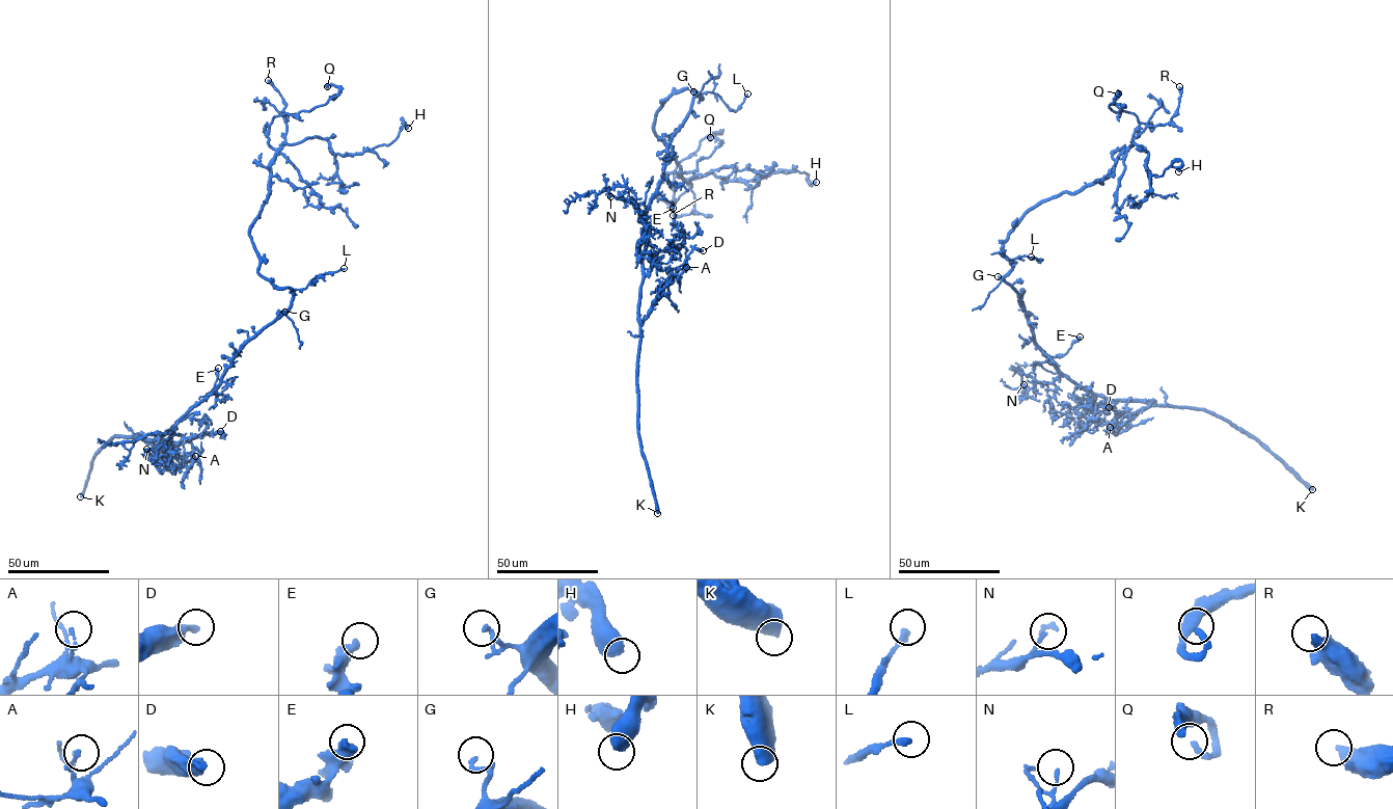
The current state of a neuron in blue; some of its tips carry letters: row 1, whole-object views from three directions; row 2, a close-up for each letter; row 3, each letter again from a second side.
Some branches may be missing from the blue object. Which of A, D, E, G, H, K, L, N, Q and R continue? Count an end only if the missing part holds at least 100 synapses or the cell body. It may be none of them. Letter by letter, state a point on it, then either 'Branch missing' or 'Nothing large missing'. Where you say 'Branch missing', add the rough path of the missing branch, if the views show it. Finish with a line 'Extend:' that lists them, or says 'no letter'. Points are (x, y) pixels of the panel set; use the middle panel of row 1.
A: Place: (686, 267). Nothing large missing
D: Place: (703, 250). Nothing large missing
E: Place: (673, 208). Nothing large missing
G: Place: (693, 91). Nothing large missing
H: Place: (816, 182). Nothing large missing
K: Place: (657, 513). Branch missing
L: Place: (747, 93). Nothing large missing
N: Place: (610, 196). Nothing large missing
Q: Place: (710, 137). Nothing large missing
R: Place: (673, 215). Nothing large missing
Extend: K

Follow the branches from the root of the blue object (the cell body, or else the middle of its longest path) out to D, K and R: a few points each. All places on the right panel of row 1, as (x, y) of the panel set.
D: (1018, 294), (1035, 344), (1064, 375), (1111, 399), (1154, 402), (1122, 416), (1110, 407), (1102, 406), (1109, 407)
K: (1018, 294), (1035, 344), (1080, 385), (1111, 399), (1146, 401), (1213, 412), (1252, 435), (1312, 489)
R: (1018, 294), (1003, 278), (1010, 231), (1042, 201), (1104, 178), (1146, 127), (1170, 122), (1179, 86)

